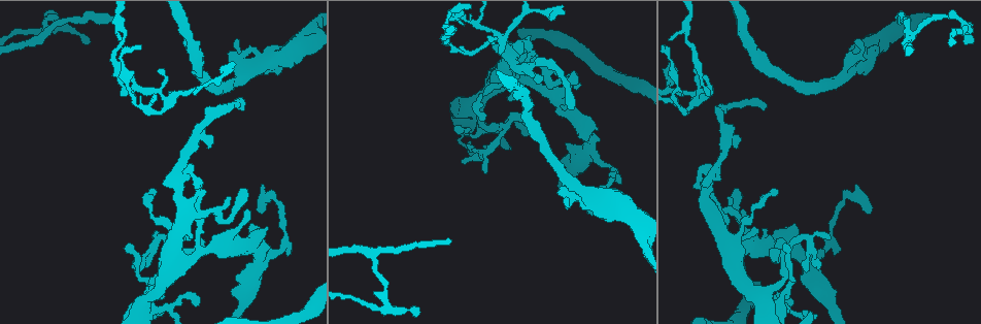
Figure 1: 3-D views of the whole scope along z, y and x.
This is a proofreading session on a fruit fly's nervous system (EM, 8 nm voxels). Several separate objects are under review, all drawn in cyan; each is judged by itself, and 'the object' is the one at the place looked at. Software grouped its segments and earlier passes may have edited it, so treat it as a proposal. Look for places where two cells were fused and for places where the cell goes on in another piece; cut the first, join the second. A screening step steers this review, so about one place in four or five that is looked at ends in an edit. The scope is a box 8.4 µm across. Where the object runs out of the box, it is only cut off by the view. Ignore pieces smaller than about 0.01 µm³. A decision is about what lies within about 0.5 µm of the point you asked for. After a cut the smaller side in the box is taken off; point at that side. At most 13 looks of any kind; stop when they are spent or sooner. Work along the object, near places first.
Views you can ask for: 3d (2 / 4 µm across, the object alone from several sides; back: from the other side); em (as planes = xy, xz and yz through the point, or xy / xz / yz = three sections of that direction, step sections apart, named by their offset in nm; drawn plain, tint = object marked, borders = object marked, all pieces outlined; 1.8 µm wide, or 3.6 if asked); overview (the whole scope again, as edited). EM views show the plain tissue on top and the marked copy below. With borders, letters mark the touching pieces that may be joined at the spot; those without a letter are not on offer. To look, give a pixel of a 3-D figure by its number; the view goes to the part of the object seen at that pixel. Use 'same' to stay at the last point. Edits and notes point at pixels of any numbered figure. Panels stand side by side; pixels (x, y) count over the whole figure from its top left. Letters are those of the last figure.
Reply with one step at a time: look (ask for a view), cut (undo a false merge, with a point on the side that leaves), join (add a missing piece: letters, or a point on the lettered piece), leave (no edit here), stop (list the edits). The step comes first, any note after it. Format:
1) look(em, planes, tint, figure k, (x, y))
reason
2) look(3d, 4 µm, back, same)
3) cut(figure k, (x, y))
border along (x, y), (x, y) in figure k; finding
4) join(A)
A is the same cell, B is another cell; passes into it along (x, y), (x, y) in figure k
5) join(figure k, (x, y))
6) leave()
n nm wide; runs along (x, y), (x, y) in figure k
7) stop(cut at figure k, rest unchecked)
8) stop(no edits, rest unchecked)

look(em, yz, step 16, tint, figure 1, (790, 284))
three arms meet

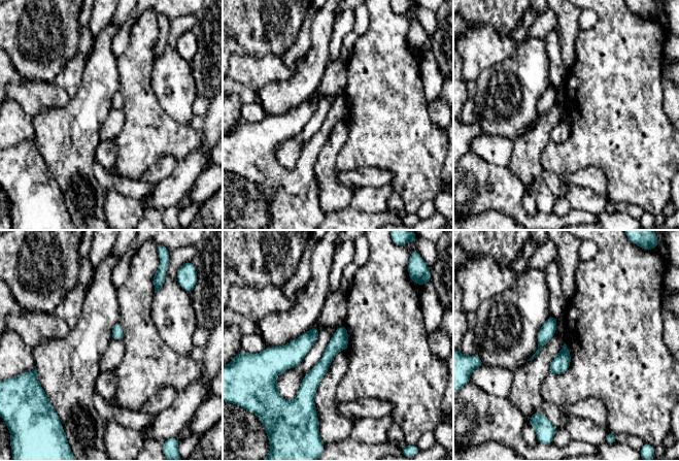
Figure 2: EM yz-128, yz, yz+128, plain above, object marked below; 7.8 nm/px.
look(em, xz, step 4, borders, same)
another direction

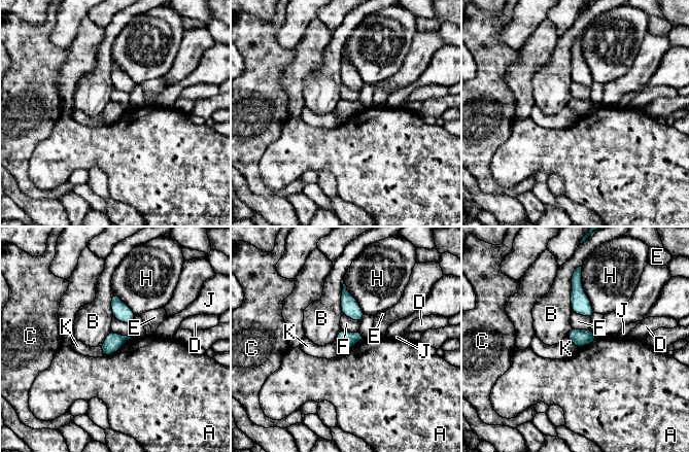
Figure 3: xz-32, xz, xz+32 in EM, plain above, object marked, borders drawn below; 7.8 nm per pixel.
leave()
130 nm wide; A, B, C, D, E, F, H, J and K are other cells; border along (335, 341), (342, 353) in figure 3; continuous, no second cell

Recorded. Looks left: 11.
look(em, planes, borders, figure 1, (582, 202))
an open end

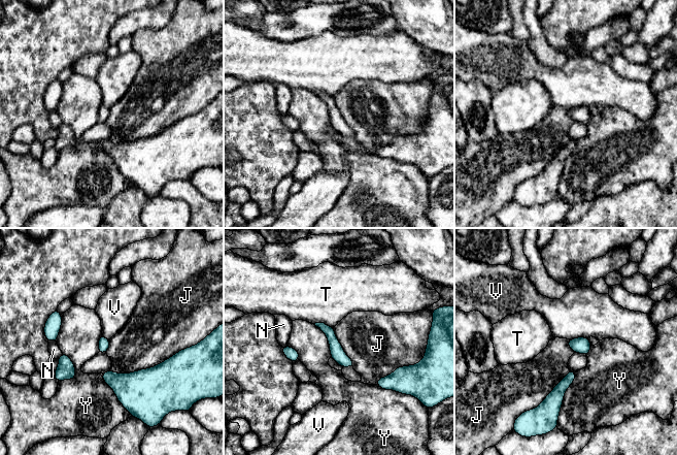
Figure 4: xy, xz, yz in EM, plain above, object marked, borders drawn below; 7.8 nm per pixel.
leave()
J, N, T, V and Y are other cells; no lettered piece goes on from it

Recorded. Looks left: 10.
look(3d, 4 µm, figure 1, (961, 26))
abrupt turn

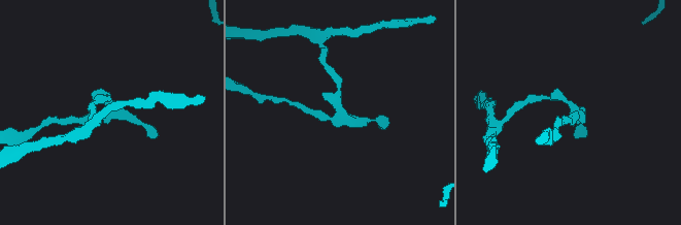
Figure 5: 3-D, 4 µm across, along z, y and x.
look(em, 3.6 µm, xz, step 8, tint, figure 5, (576, 112))
now the EM

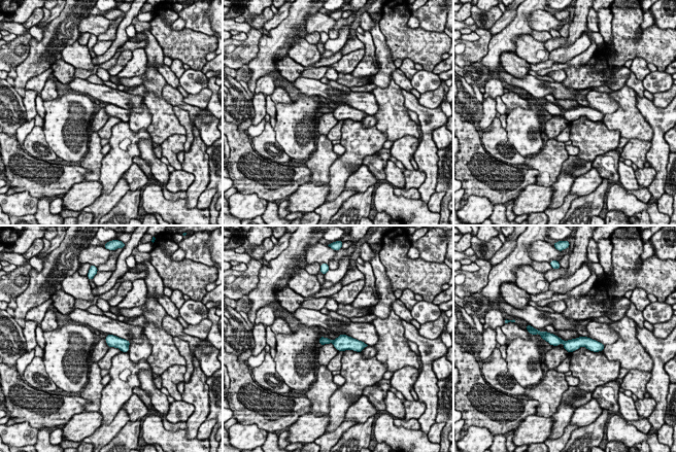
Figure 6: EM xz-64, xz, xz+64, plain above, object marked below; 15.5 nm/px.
look(em, 3.6 µm, planes, borders, same)
cut it another way

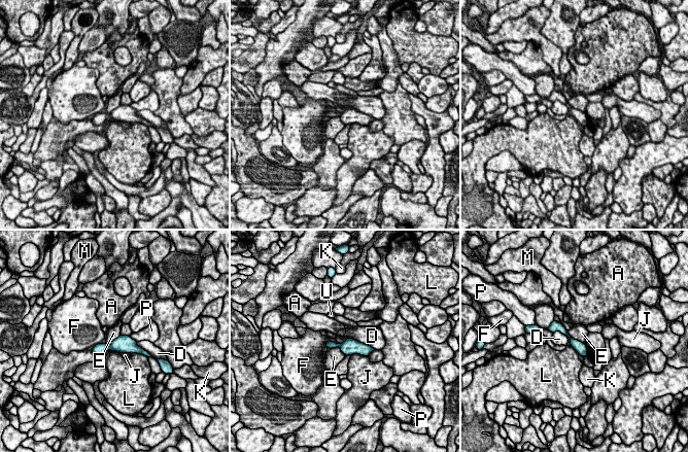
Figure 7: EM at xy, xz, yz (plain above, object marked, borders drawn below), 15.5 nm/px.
leave()
190 nm wide; A, D, E, F, J, K, L, M, P and U are other cells; border along (131, 353), (141, 353), (146, 357) in figure 7; all the same cell

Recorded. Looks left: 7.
look(3d, 4 µm, figure 1, (259, 213))
long arm stops here

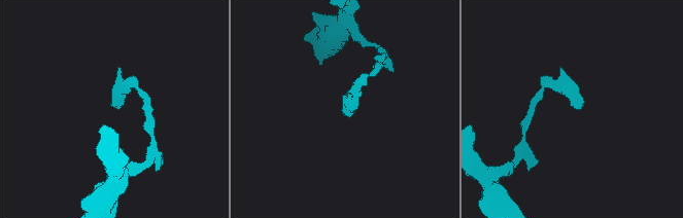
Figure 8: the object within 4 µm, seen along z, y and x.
look(em, planes, borders, figure 8, (346, 114))
shape alone is not enough

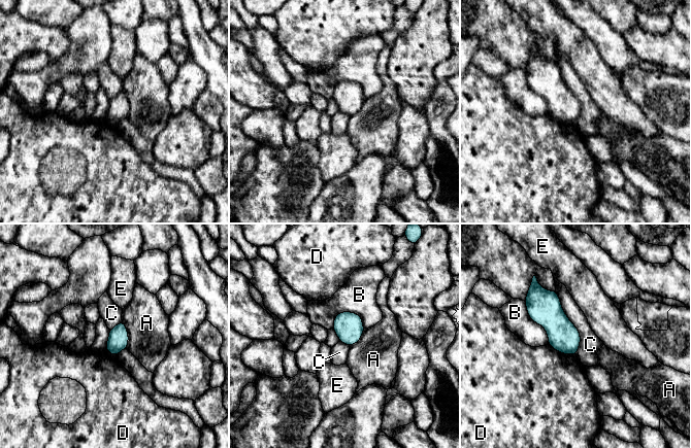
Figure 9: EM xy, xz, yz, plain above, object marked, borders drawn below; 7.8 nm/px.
leave()
160 nm wide; A, B, C, D and E are other cells; border along (555, 289), (579, 332), (577, 354) in figure 9; no lettered piece goes on from it

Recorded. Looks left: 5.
look(3d, 4 µm, figure 1, (245, 211))
branch stops here

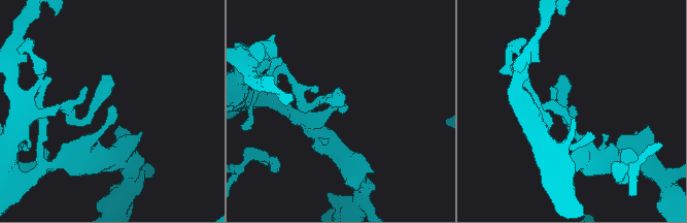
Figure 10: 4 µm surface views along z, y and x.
look(em, planes, borders, figure 10, (570, 107))
need the tissue

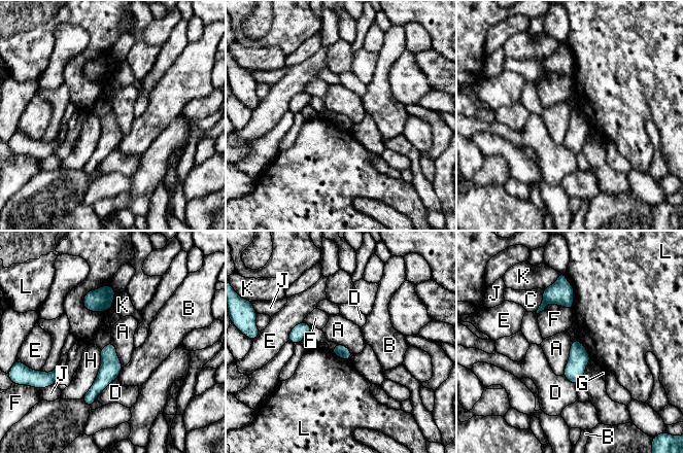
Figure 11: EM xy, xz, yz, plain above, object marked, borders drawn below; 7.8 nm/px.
leave()
A, B, C, D, E, F, G, H, J, K and L are other cells; border along (572, 342), (570, 356), (562, 374) in figure 11; no lettered piece goes on from it

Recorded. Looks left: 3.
stop(no edits, rest unchecked)

